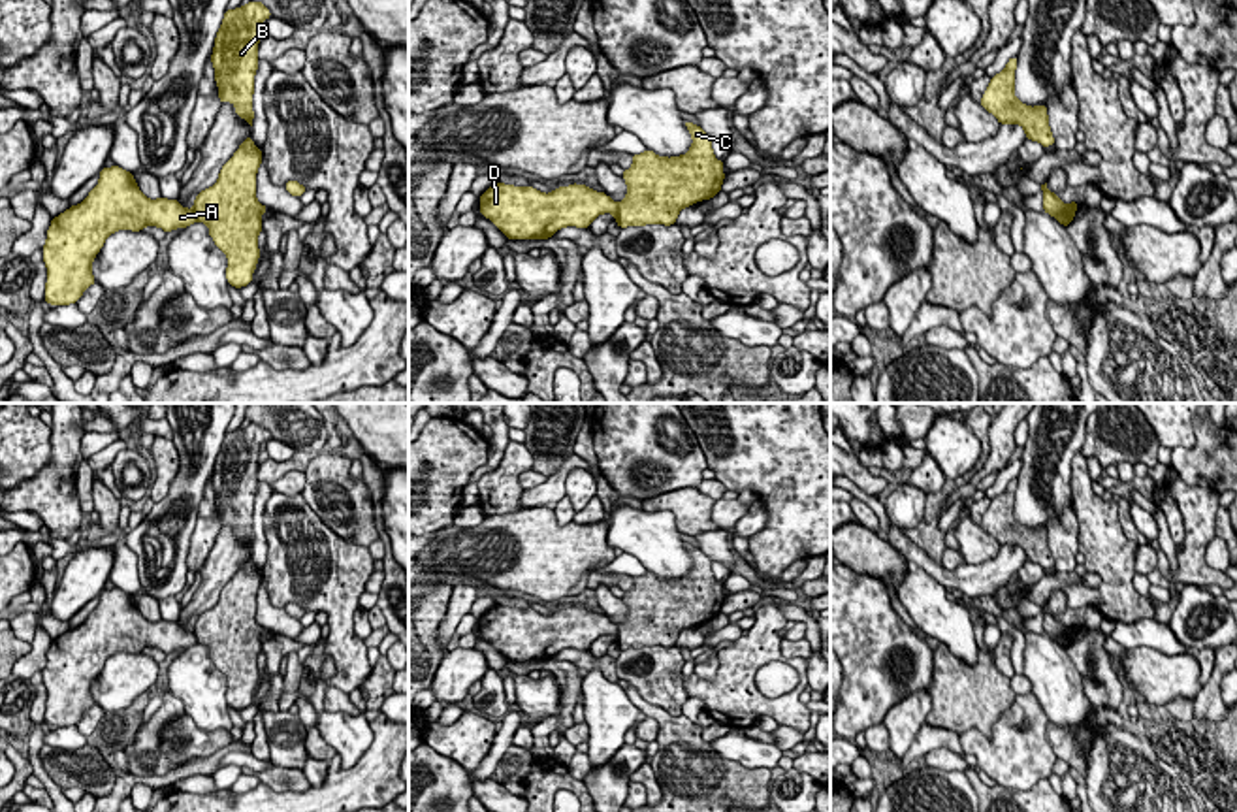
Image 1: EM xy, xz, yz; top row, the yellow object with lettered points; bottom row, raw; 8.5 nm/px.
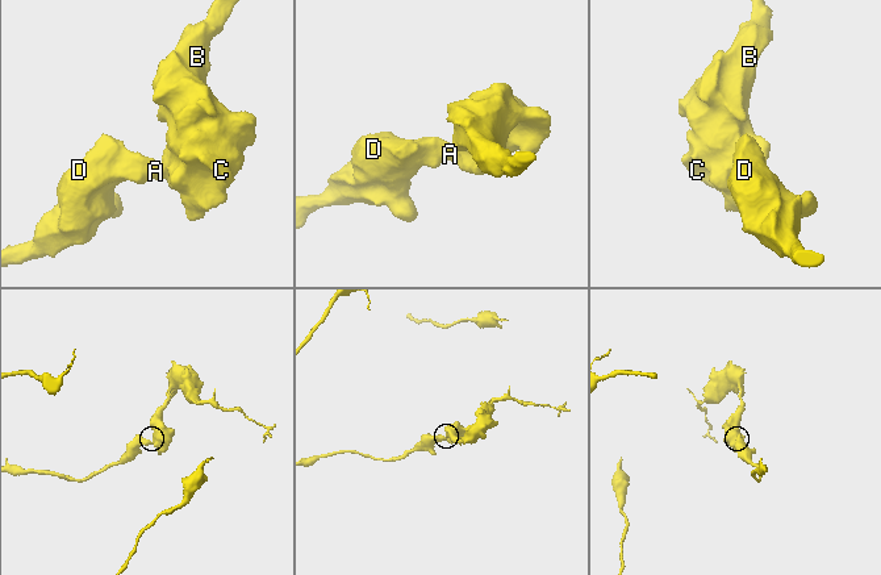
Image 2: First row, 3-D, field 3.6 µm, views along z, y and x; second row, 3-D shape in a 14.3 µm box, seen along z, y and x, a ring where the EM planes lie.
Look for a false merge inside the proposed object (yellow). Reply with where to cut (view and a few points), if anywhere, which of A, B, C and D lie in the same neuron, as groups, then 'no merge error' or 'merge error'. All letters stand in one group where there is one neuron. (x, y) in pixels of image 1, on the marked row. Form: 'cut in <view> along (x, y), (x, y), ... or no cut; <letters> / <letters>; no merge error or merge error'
cut in xz along (618, 204), (614, 217); A D / B C; merge error

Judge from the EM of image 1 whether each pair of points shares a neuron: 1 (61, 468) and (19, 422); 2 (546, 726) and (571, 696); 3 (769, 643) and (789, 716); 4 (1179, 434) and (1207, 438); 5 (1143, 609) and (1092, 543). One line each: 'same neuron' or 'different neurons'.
1: different neurons
2: same neuron
3: same neuron
4: different neurons
5: same neuron

